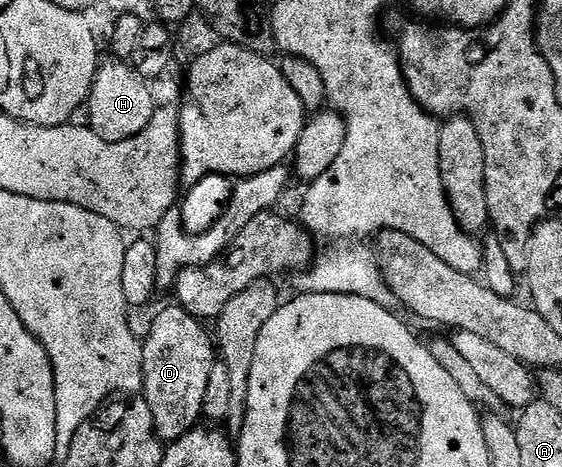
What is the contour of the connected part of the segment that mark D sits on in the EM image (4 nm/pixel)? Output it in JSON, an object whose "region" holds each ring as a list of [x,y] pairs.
{"region":[[[171,304],[152,322],[148,335],[143,335],[144,347],[144,389],[142,396],[150,404],[154,415],[154,428],[161,440],[175,440],[197,429],[204,413],[206,383],[210,380],[210,368],[218,361],[218,350],[211,333],[204,331],[205,323],[186,312],[179,304]]]}

